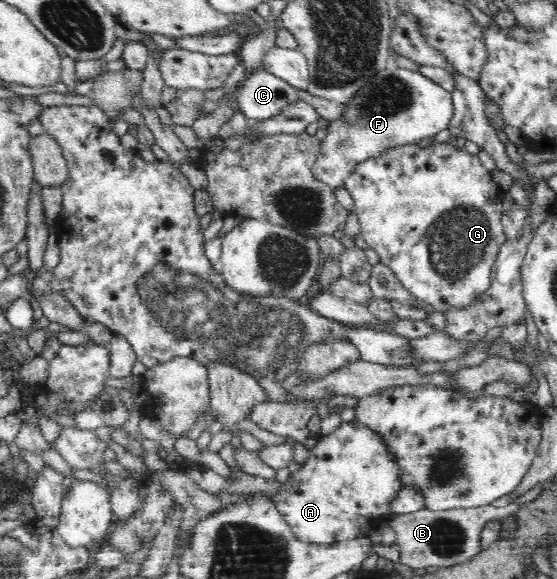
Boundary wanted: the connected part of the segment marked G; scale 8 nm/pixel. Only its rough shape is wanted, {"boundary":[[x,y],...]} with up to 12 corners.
{"boundary":[[403,144],[344,187],[362,237],[437,311],[489,289],[504,191]]}

